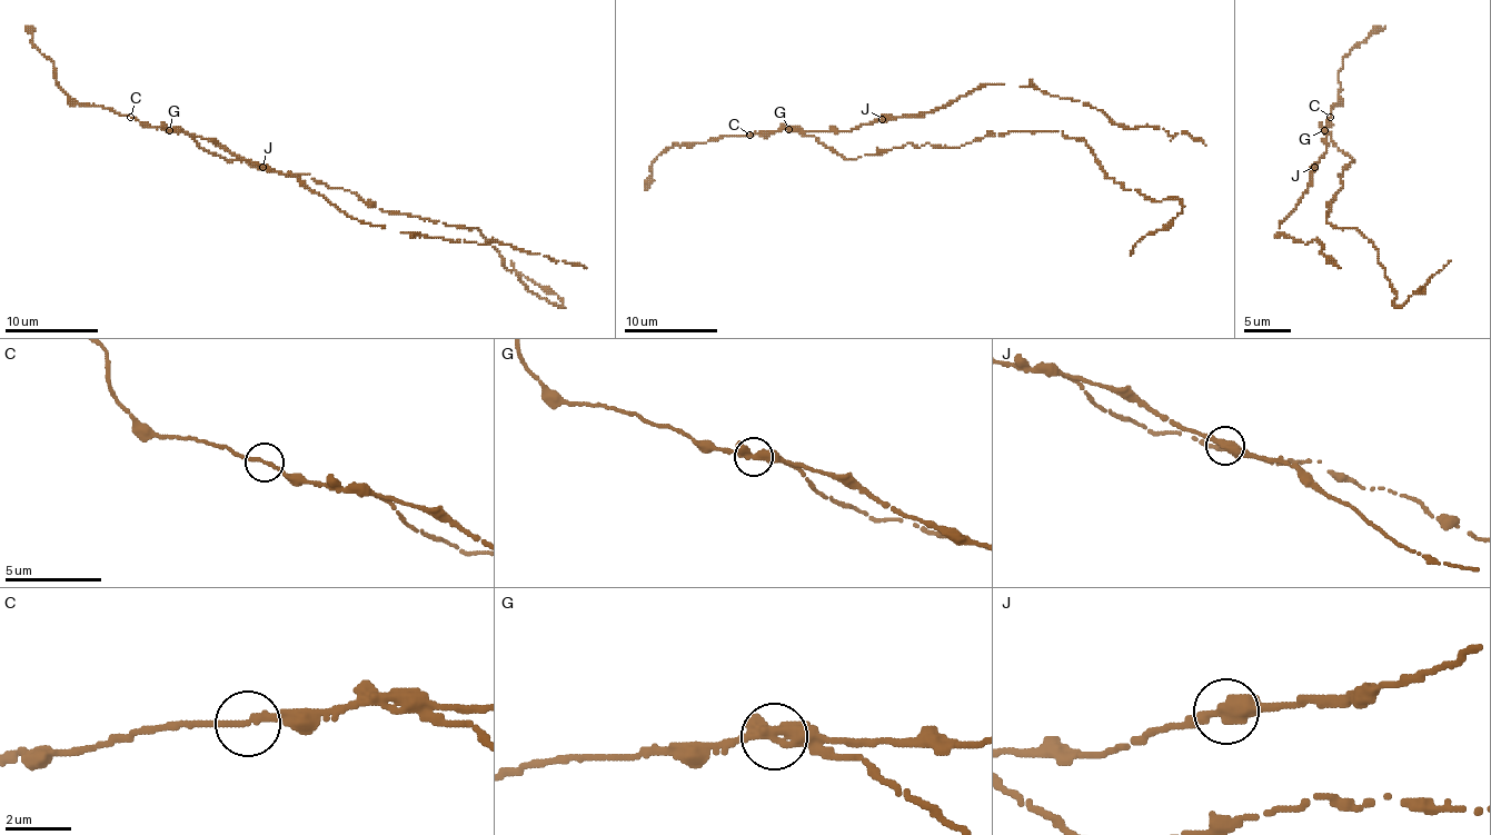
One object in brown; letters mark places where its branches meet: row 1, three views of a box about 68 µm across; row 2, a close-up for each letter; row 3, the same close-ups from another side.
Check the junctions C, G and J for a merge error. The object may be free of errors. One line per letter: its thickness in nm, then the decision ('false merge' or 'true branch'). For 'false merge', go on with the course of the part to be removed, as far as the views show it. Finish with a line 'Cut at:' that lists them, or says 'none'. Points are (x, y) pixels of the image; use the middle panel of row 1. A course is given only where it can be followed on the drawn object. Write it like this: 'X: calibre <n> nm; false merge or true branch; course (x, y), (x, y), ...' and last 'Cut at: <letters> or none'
C: calibre 200 nm; true branch
G: calibre 440 nm; true branch
J: calibre 400 nm; true branch
Cut at: none

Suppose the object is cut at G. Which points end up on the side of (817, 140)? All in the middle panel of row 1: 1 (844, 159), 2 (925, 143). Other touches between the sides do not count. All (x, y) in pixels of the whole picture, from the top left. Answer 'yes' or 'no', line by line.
1: yes
2: yes

